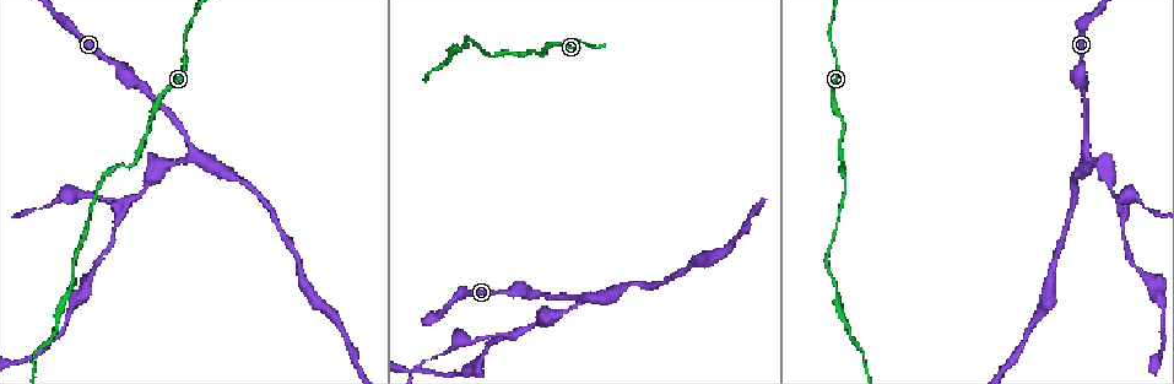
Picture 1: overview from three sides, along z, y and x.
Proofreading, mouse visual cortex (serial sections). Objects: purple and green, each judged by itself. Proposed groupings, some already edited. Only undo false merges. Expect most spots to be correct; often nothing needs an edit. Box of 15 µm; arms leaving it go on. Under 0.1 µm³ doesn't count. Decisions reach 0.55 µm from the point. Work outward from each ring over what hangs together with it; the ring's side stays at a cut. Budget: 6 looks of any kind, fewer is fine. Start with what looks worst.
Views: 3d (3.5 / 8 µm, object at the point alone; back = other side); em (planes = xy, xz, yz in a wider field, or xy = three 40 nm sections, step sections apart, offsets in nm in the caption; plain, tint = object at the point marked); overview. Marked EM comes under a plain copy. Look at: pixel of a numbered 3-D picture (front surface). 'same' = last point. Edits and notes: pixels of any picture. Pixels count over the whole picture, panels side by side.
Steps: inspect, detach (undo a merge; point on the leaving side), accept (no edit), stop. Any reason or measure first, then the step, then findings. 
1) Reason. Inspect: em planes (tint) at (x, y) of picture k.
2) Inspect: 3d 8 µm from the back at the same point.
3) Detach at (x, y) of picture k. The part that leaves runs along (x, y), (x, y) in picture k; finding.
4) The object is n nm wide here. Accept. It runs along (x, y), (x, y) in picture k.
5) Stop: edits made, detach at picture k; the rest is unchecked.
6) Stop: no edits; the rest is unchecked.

Three arms meet. Inspect: 3d 3.5 µm at (1086, 153) of picture 1.

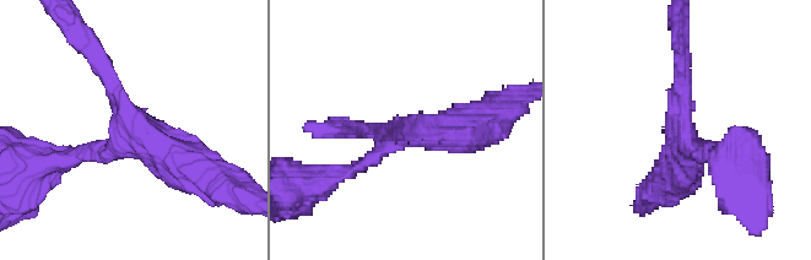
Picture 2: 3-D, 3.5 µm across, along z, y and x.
3 arms meet here; the arms are 200, 200, 500 nm wide. Inspect: em planes (tint) at (129, 127) of picture 2.

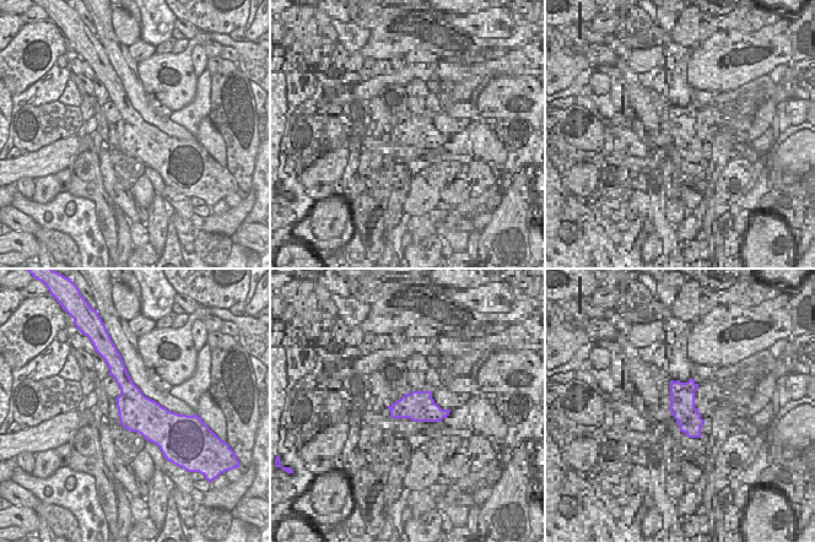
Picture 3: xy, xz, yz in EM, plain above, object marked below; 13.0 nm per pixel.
Accept. It runs along (681, 54), (681, 130), (723, 160) in picture 2; one cell here.

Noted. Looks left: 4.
Three-way junction. Inspect: 3d 3.5 µm at (521, 330) of picture 1.

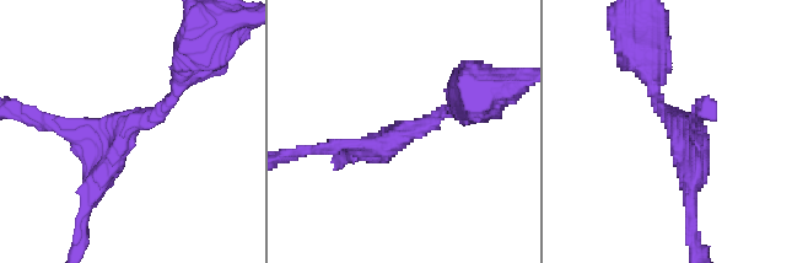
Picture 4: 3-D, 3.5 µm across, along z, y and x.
Need the tissue. Inspect: em xy step 2 (tint) at (126, 130) of picture 4.

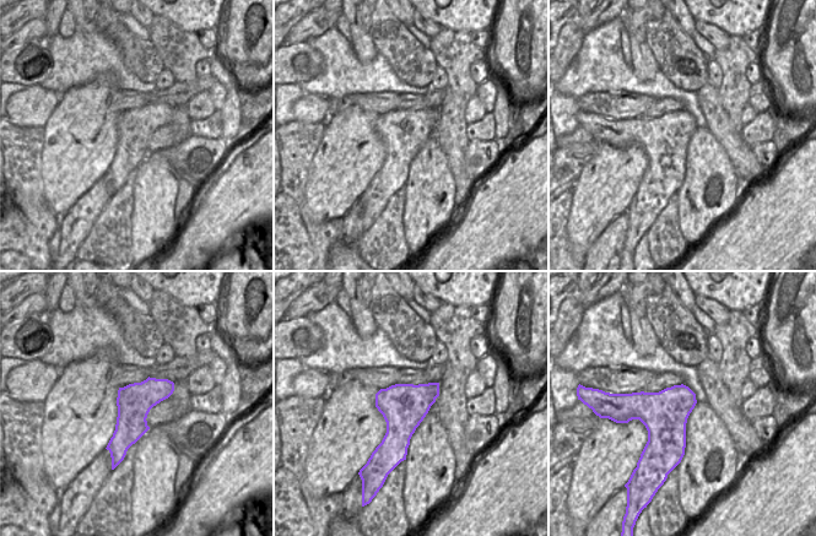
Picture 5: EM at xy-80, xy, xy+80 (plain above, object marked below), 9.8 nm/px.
The arms are 150, 150, 350 nm wide. Accept. All the same cell.

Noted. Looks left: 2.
Inspect: em xy step 3 (tint) at (136, 161) of picture 1.

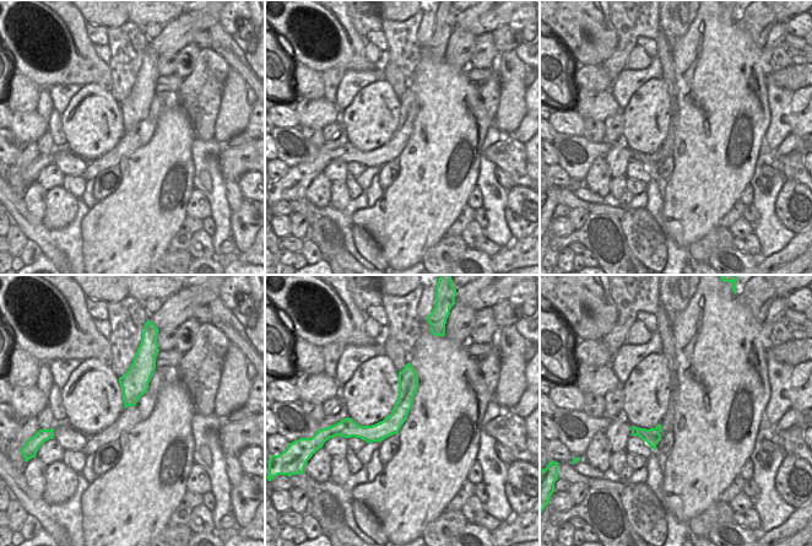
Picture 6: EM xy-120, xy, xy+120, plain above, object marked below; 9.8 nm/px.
Wider look. Inspect: 3d 3.5 µm from the back at the same point.

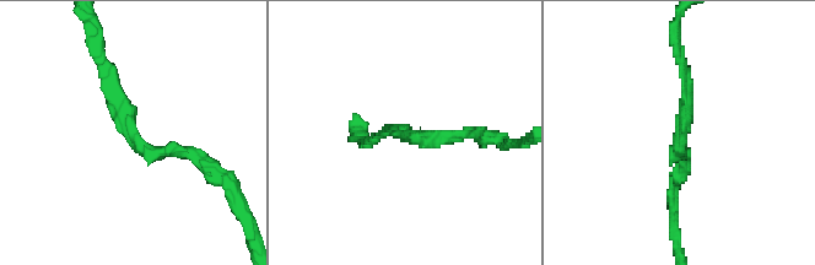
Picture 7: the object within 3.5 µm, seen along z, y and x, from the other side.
Detach at (674, 176) of picture 7. The part that leaves runs along (154, 152), (192, 152), (241, 214) in picture 7; two cells meet here.

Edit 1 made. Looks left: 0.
Stop: edits made, detach at picture 7; the rest is unchecked.

